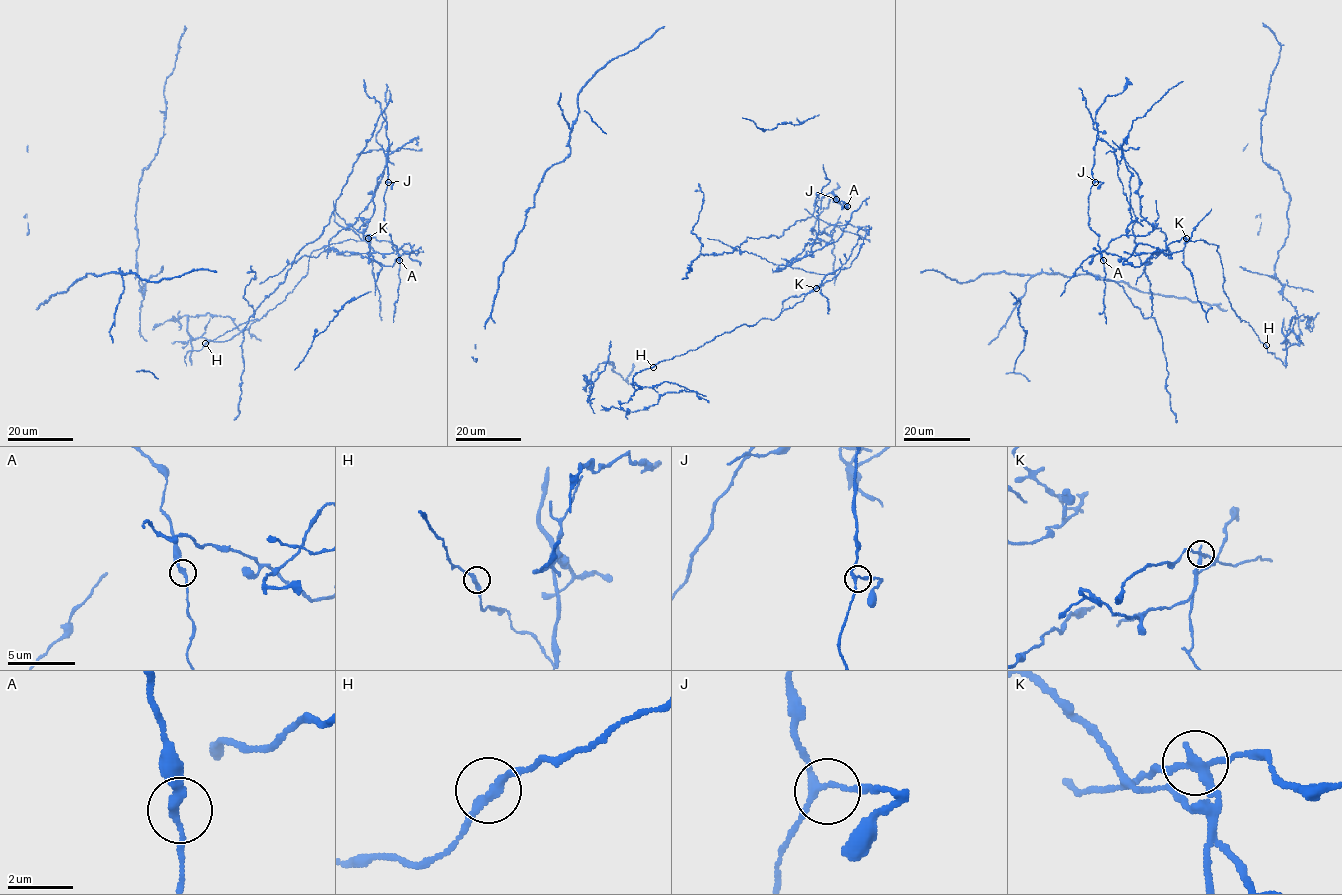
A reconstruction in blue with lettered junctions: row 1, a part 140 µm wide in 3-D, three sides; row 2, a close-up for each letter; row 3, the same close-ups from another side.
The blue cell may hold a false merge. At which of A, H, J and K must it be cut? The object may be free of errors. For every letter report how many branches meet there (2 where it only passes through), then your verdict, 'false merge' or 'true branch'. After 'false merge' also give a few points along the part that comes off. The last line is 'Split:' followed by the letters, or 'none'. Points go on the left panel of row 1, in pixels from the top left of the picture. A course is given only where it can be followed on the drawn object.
A: 2 | true branch
H: 2 | true branch
J: 3 | true branch
K: 3 | false merge
Split: K

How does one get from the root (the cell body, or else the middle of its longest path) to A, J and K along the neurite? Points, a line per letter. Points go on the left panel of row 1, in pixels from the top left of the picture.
A: (206, 343), (280, 304), (313, 251), (376, 251), (291, 263), (381, 113), (399, 260)
J: (206, 343), (280, 304), (313, 251), (353, 239), (376, 251), (291, 263), (329, 223), (381, 113), (388, 182)
K: (206, 343), (240, 324), (260, 320), (280, 304), (307, 274), (313, 251), (349, 239), (368, 238)

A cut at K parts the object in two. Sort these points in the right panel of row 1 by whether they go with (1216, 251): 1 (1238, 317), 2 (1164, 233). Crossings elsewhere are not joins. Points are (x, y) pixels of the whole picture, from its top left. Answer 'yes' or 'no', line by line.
1: yes
2: no

